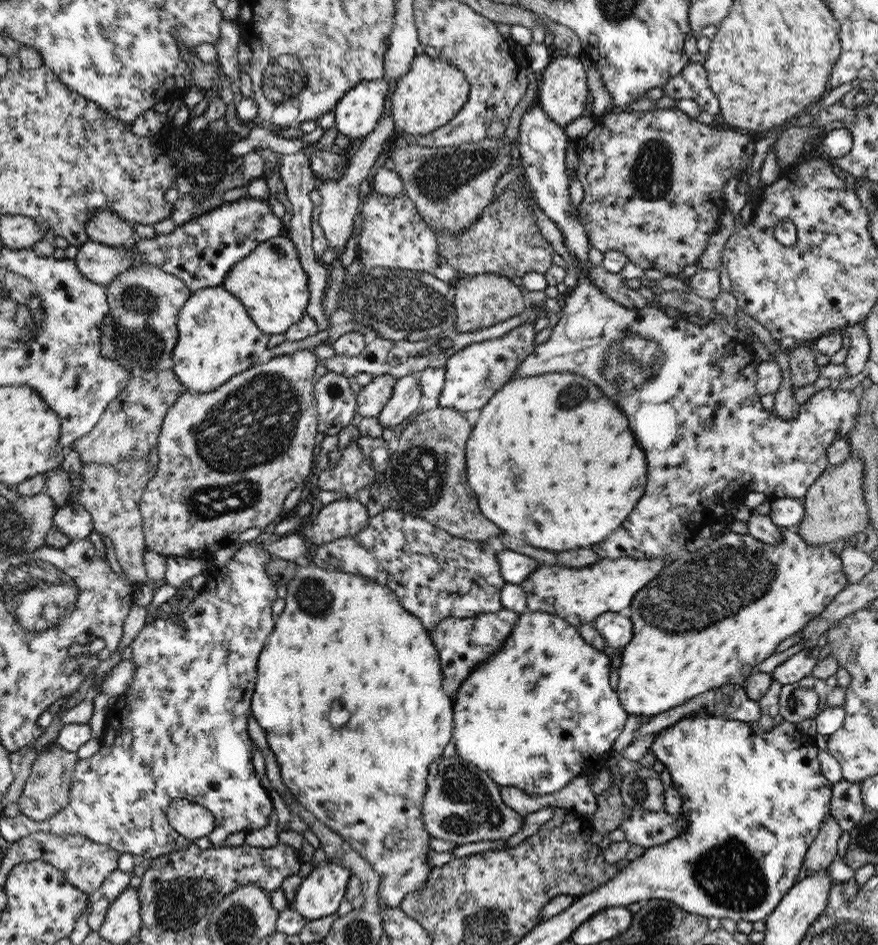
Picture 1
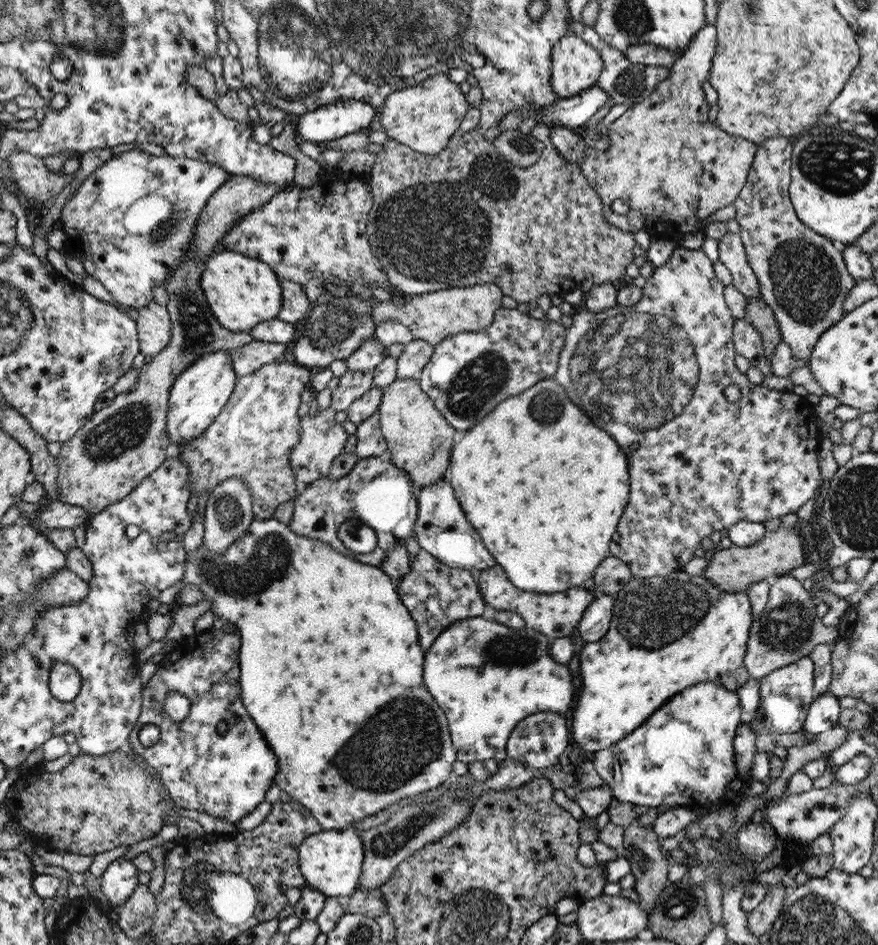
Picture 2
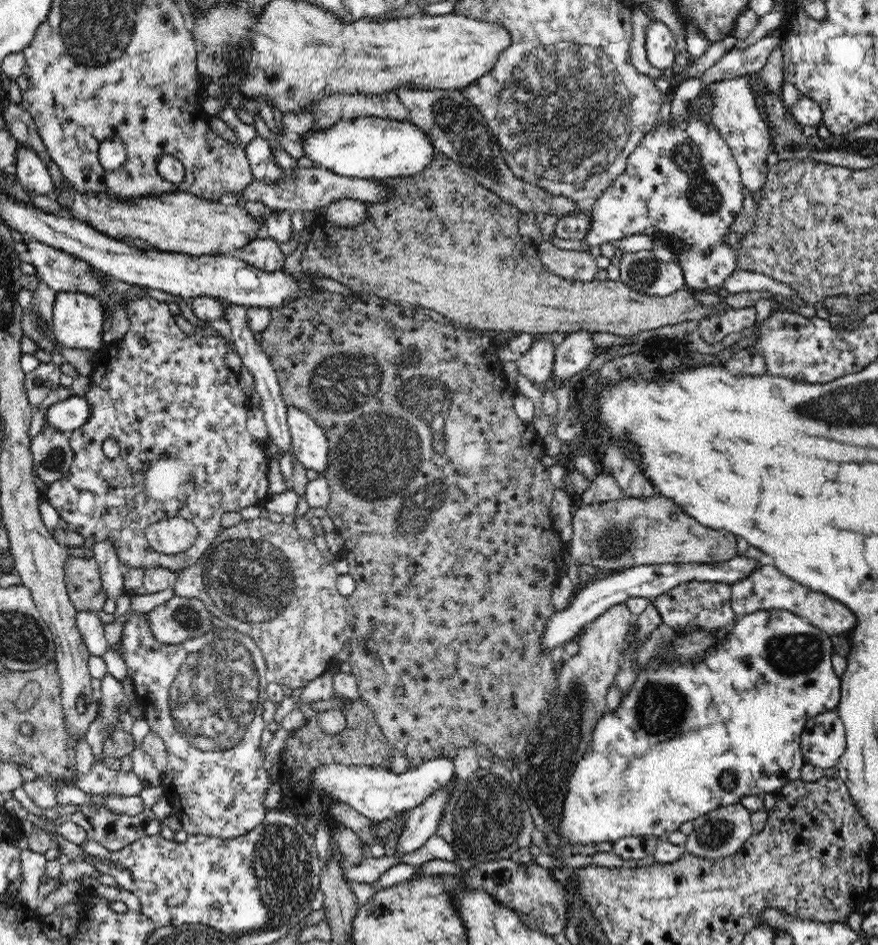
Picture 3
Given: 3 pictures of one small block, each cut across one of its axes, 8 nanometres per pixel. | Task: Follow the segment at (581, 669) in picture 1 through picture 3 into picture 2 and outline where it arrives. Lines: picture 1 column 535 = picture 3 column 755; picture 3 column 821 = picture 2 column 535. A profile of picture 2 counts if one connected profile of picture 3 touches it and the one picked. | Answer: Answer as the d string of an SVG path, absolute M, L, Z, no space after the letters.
M472 617L452 623L425 651L423 682L445 713L458 761L468 765L493 758L501 764L508 759L506 746L510 734L523 719L544 712L570 718L579 688L568 664L550 657L550 641L544 633L526 626L512 629L495 620Z

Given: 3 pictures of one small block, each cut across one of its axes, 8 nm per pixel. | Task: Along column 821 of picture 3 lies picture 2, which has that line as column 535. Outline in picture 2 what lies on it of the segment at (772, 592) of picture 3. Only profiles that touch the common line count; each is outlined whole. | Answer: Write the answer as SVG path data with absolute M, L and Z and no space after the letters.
M500 565L490 566L475 573L478 589L486 605L494 607L496 610L508 610L518 613L525 622L525 626L544 633L547 637L557 639L568 637L583 615L583 610L587 609L594 599L599 595L597 591L590 591L582 587L572 587L559 593L531 593L516 588L510 583L508 575L500 568Z

